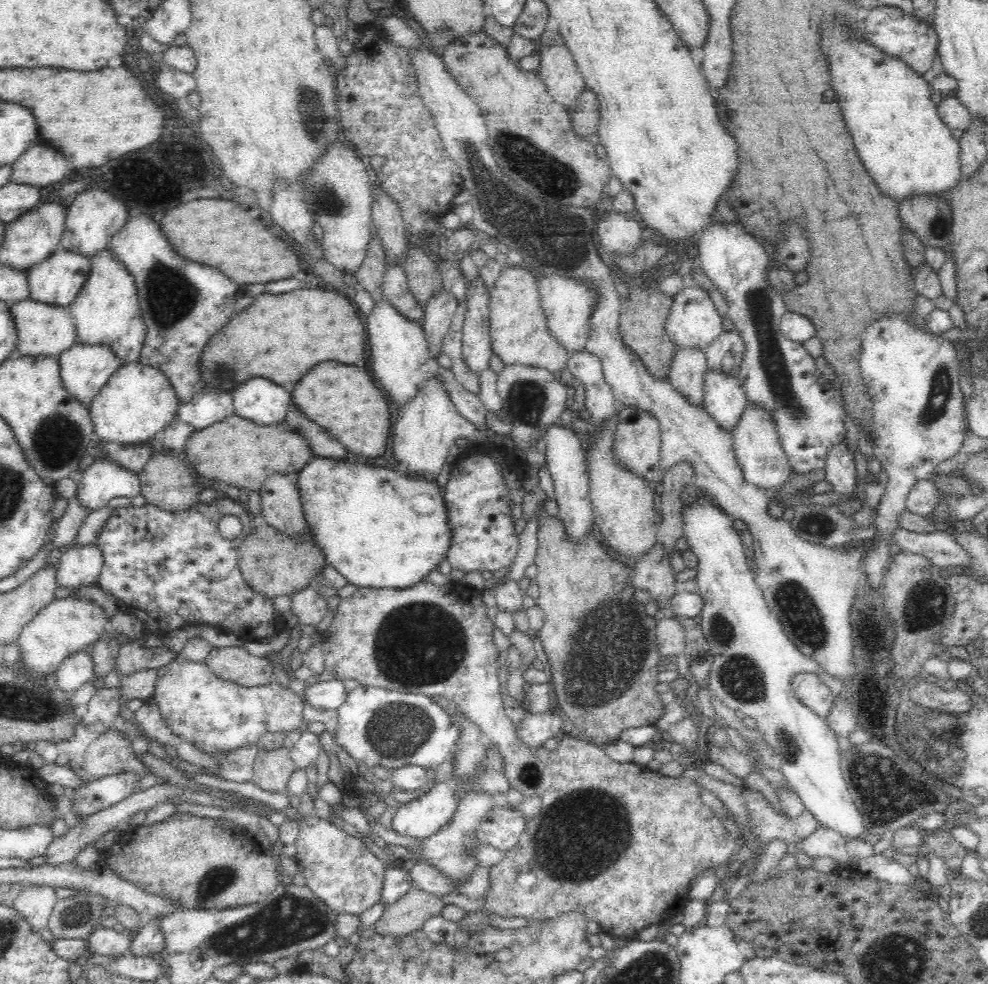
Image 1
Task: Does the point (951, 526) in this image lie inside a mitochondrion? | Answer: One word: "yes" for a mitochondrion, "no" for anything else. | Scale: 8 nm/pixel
no

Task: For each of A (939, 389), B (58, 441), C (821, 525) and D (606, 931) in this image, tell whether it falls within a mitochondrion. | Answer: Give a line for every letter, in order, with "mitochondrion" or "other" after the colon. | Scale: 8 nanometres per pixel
A: mitochondrion
B: mitochondrion
C: mitochondrion
D: other

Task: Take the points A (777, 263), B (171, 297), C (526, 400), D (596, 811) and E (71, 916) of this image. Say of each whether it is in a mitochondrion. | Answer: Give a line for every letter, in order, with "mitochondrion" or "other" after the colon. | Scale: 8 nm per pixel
A: other
B: mitochondrion
C: mitochondrion
D: mitochondrion
E: mitochondrion

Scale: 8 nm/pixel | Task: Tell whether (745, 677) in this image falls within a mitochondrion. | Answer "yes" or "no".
yes

